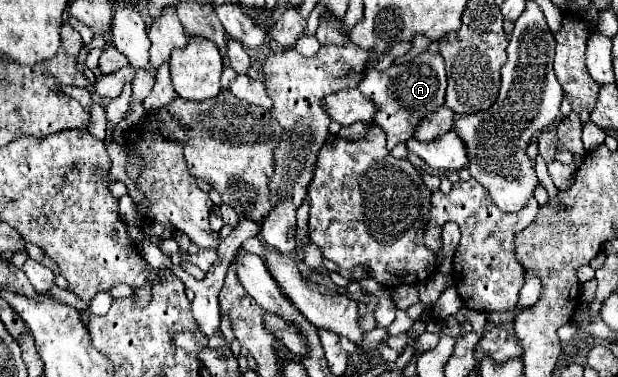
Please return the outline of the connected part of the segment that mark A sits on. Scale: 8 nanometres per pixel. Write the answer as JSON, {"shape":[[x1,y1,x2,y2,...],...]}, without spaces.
{"shape":[[422,52,414,60,404,64,392,64,384,72,368,68,358,84,358,90,376,104,378,112,374,114,372,124,384,130,388,138,388,150,392,150,396,144,412,138,412,134,416,132,418,124,424,120,426,114,436,112,438,106,444,106,444,94,446,94,444,60,442,56]]}

